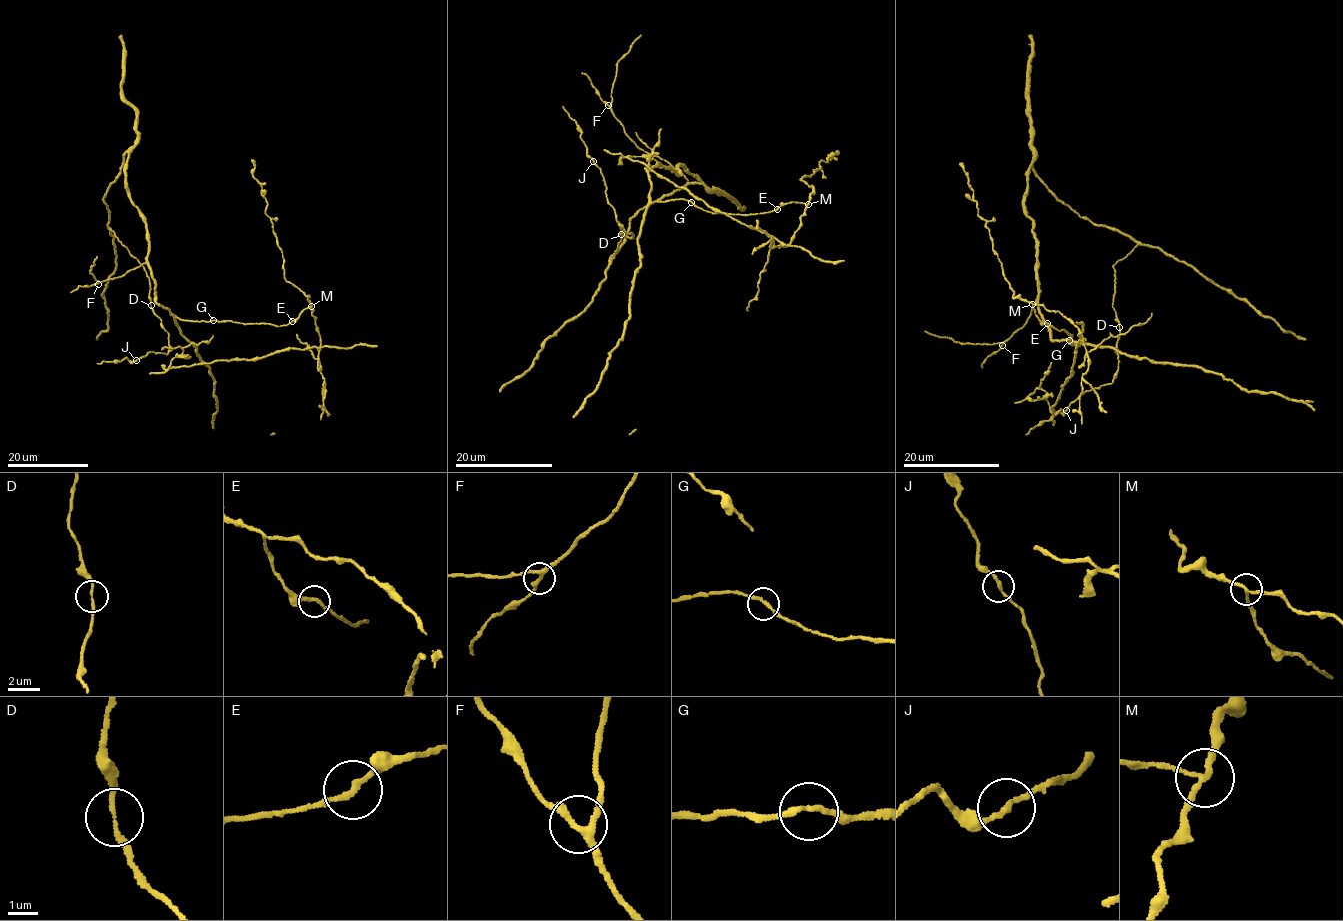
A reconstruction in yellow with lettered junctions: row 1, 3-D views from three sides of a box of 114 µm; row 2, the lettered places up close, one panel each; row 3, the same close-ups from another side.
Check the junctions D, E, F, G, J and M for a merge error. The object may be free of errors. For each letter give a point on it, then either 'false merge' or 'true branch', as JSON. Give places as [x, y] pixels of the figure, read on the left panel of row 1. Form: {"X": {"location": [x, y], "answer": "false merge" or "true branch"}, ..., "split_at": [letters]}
{"D": {"location": [151, 305], "answer": "true branch"}, "E": {"location": [292, 321], "answer": "true branch"}, "F": {"location": [98, 284], "answer": "true branch"}, "G": {"location": [213, 320], "answer": "true branch"}, "J": {"location": [136, 360], "answer": "true branch"}, "M": {"location": [311, 306], "answer": "false merge"}, "split_at": ["M"]}

